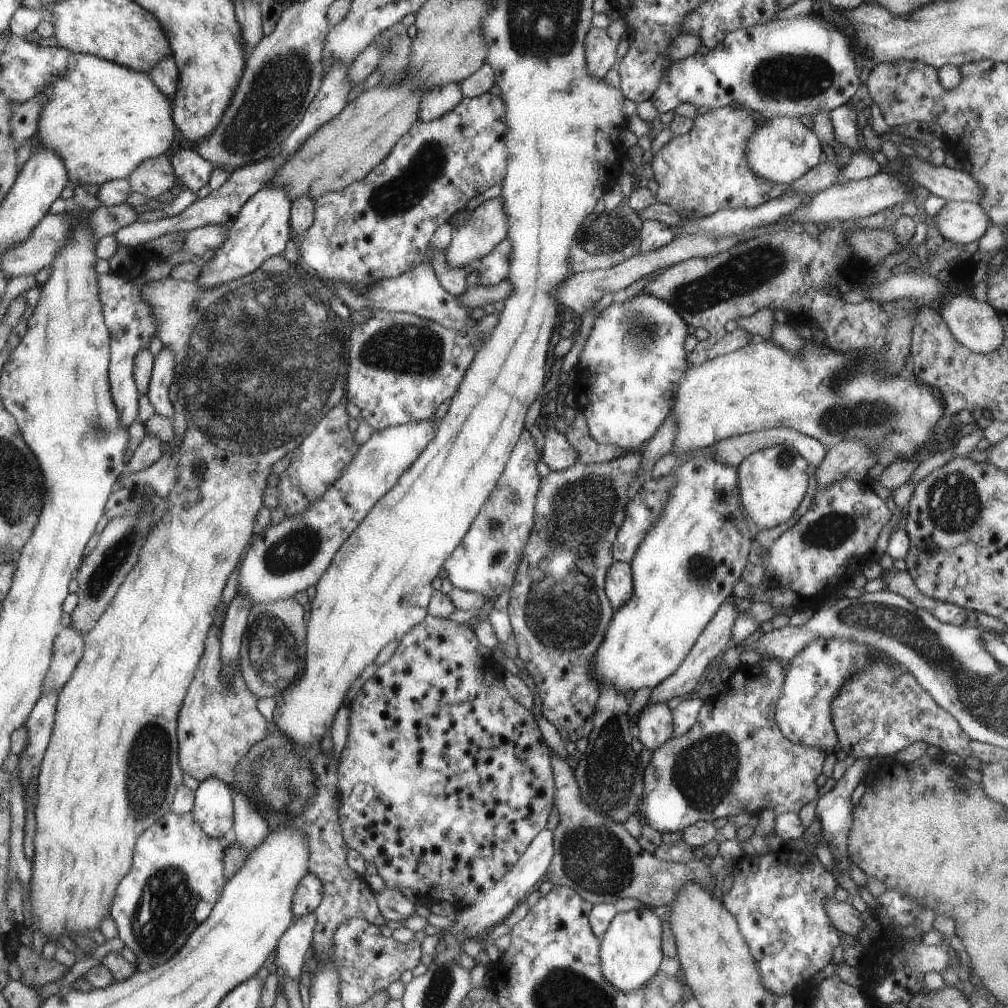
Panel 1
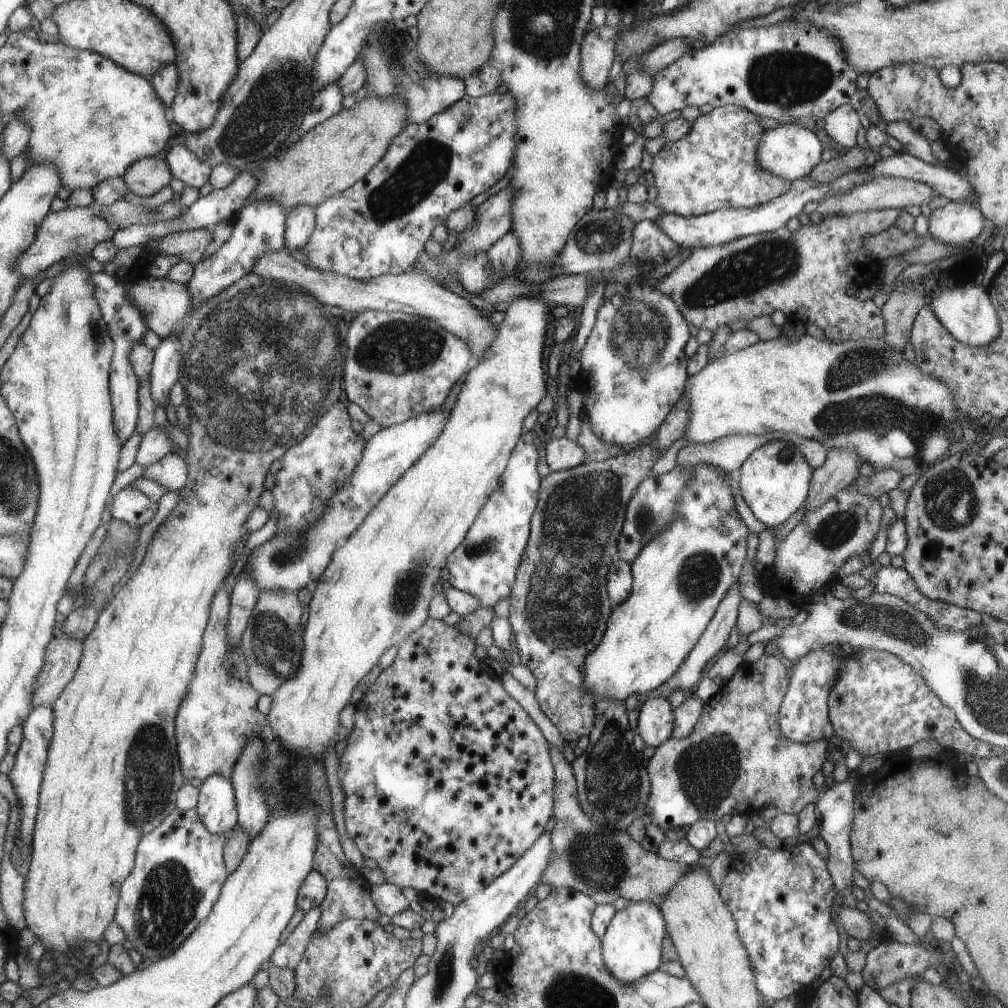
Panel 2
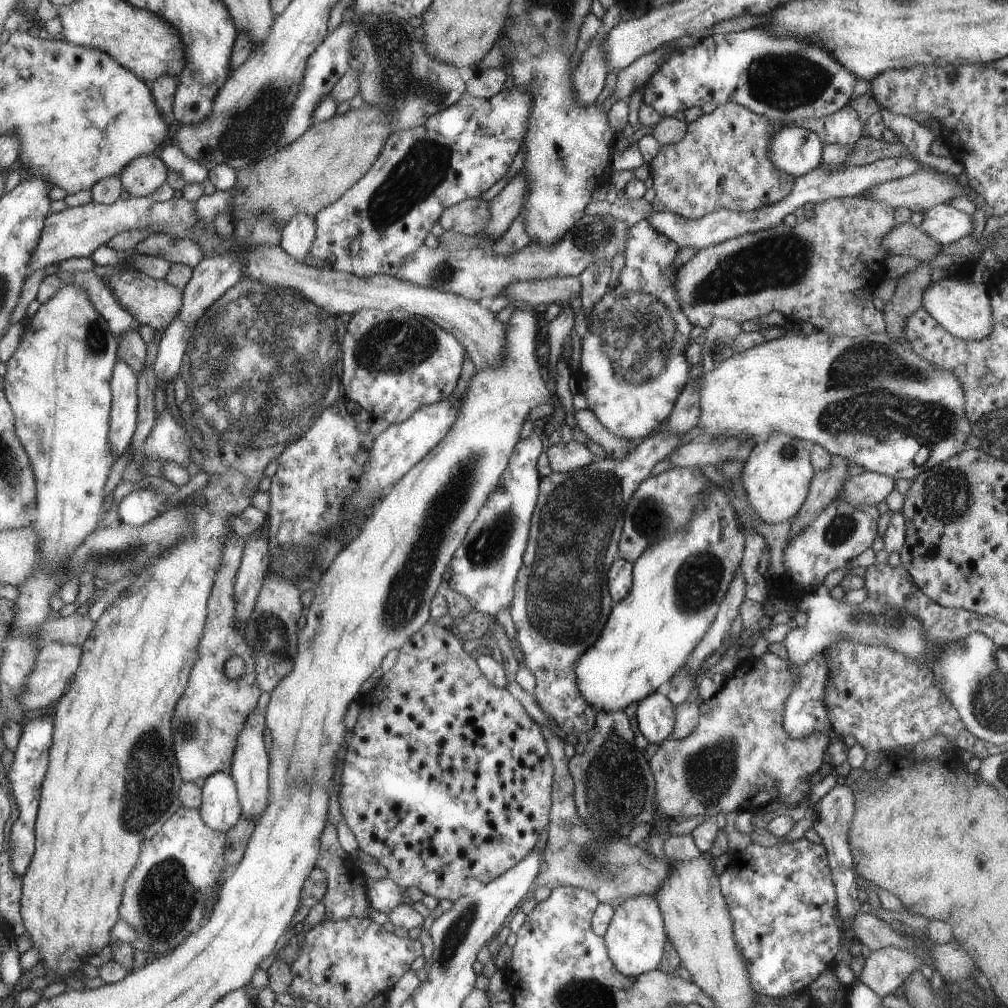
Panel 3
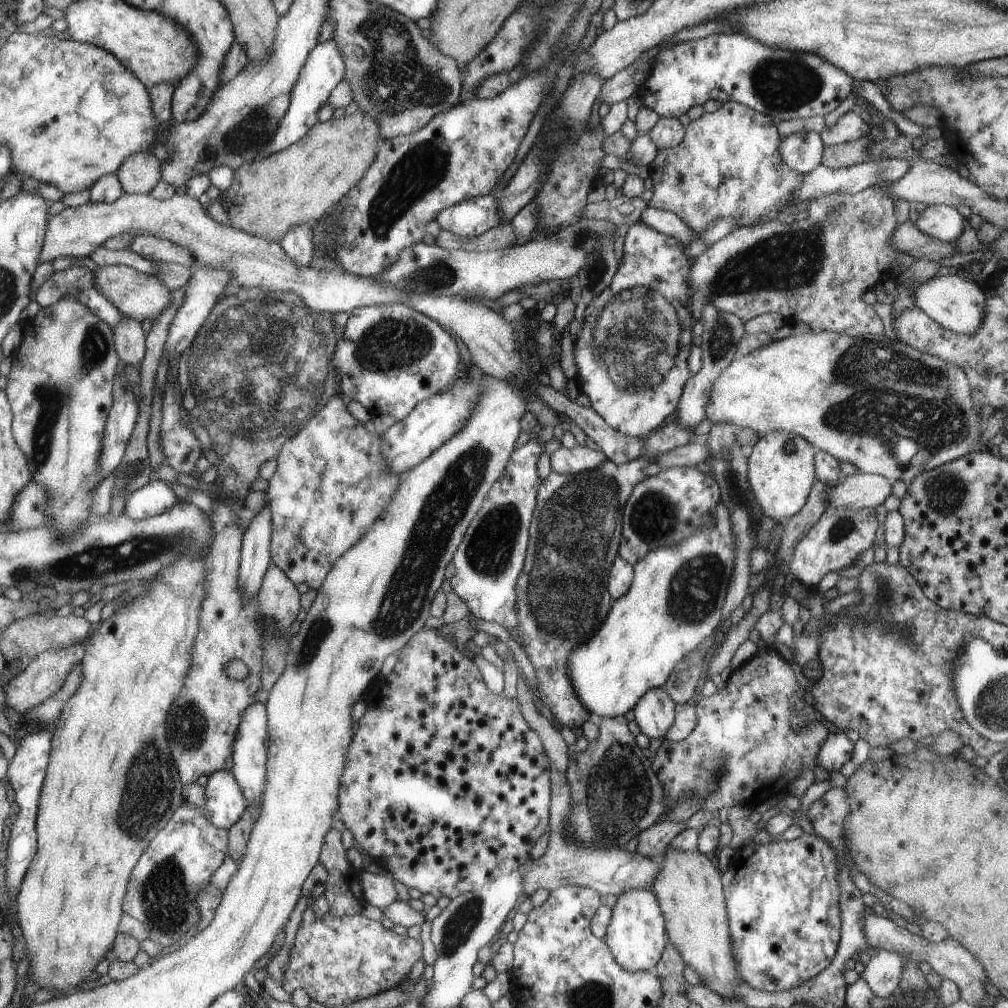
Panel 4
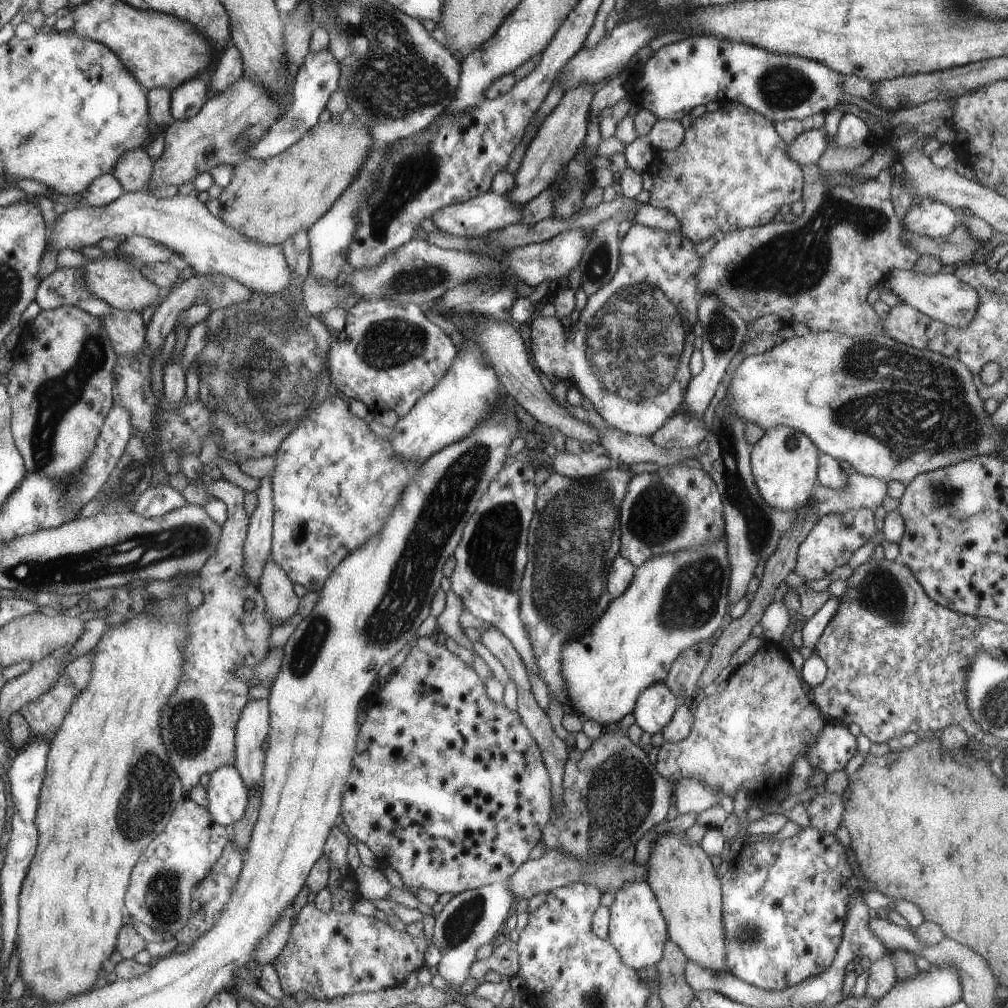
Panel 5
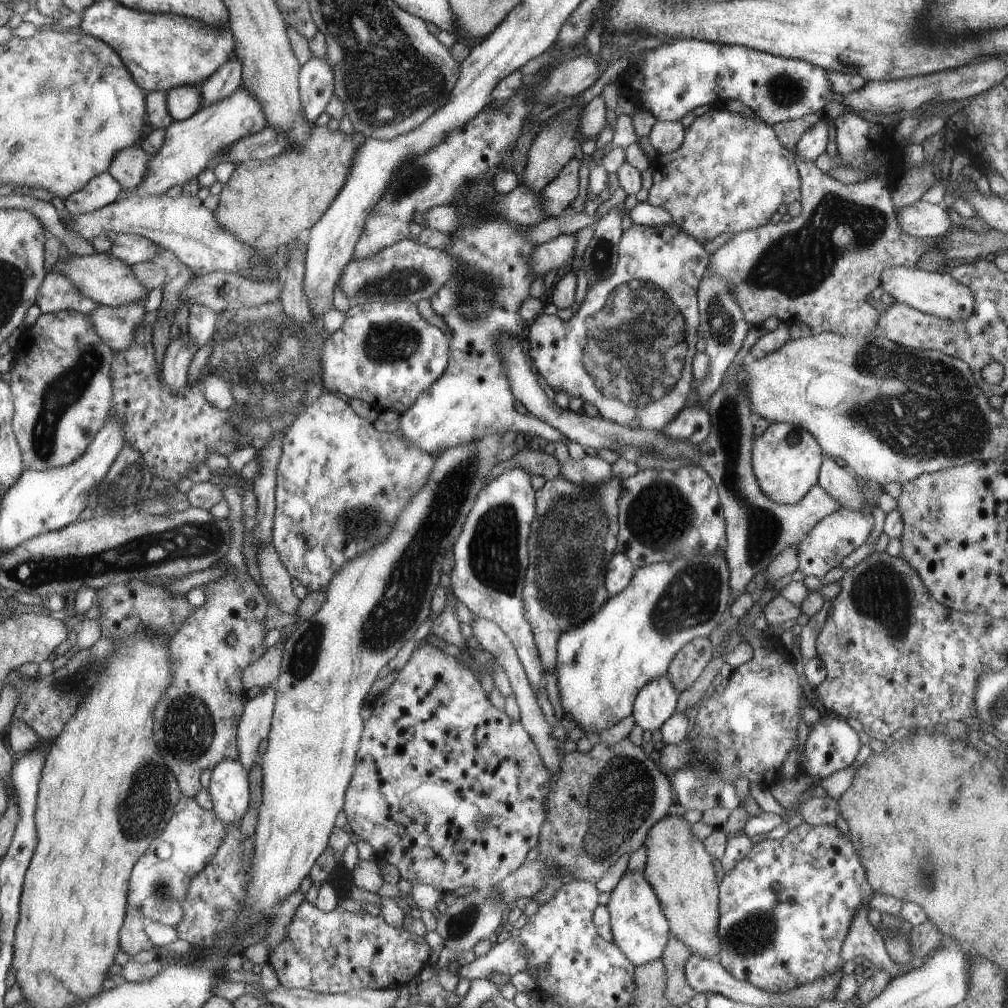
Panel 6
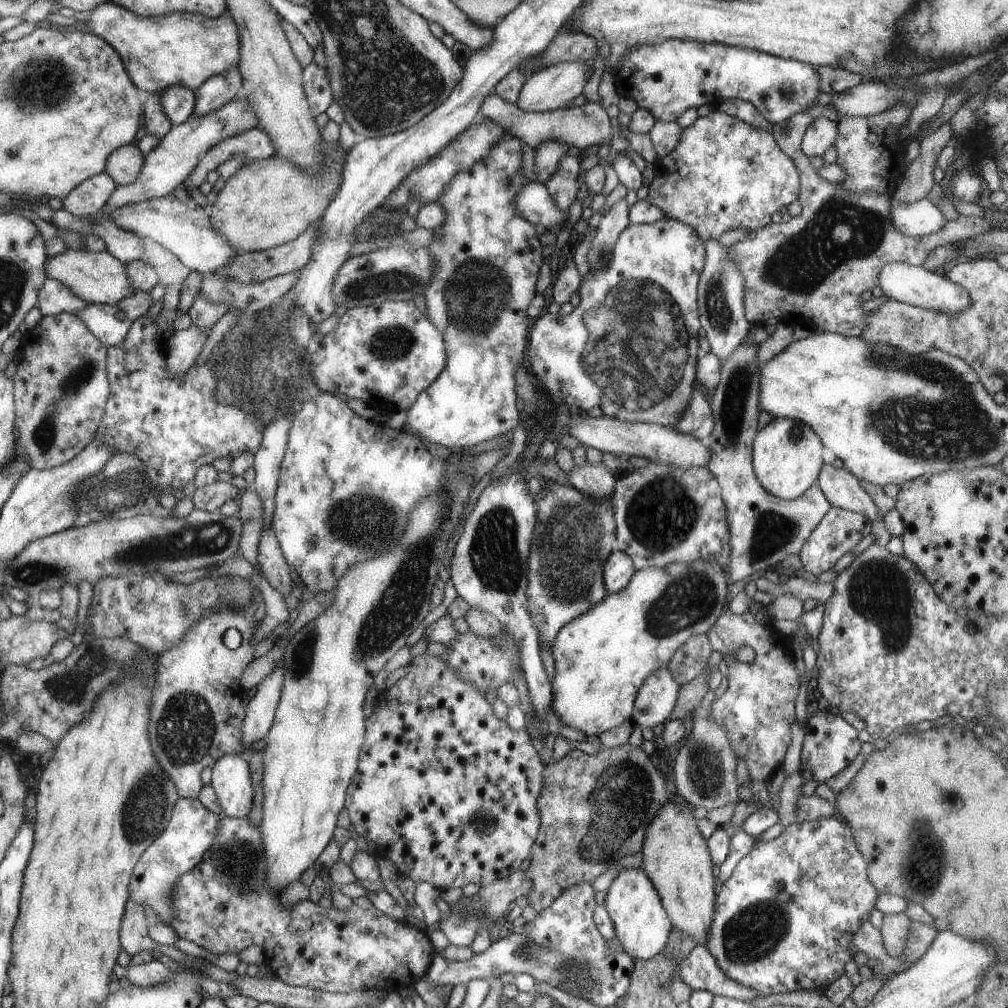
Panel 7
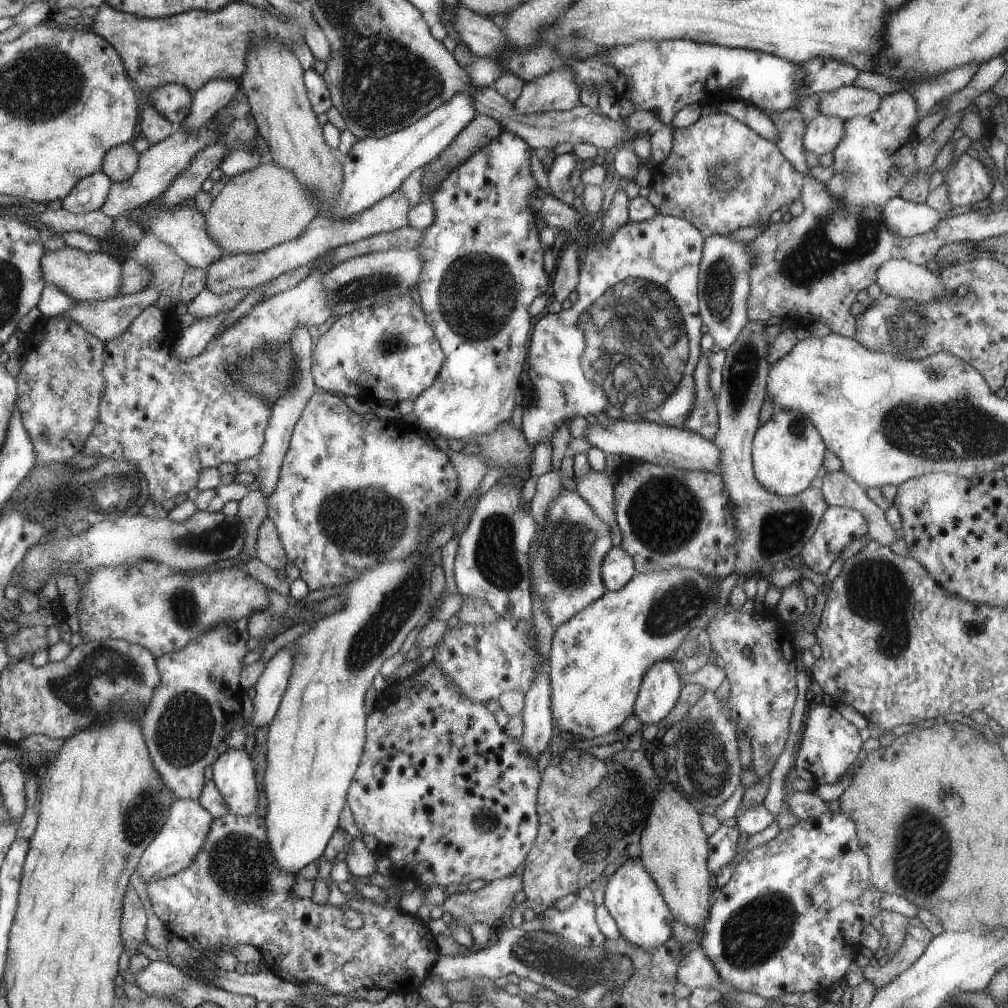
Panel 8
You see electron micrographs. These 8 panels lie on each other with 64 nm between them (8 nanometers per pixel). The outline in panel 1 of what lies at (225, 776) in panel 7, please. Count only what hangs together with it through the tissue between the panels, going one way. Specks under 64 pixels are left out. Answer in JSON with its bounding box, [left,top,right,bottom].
[190,777,233,838]

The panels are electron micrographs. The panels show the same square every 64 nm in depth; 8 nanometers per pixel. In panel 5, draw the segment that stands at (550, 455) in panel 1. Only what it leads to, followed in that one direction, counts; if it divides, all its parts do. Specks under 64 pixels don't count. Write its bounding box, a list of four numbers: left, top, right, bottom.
[552,451,612,478]

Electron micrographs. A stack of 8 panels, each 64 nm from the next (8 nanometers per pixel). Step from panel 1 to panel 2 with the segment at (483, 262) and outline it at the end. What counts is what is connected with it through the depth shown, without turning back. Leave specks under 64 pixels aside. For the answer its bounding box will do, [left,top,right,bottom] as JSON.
[485,229,519,279]

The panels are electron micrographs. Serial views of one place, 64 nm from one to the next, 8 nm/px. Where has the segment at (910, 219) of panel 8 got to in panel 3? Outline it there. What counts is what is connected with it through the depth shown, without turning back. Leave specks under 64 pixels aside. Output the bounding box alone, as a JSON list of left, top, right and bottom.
[920,204,979,245]

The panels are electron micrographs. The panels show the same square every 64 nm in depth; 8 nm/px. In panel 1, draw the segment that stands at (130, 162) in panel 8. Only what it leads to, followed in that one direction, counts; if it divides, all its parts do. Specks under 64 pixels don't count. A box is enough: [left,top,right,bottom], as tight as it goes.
[127,155,177,199]

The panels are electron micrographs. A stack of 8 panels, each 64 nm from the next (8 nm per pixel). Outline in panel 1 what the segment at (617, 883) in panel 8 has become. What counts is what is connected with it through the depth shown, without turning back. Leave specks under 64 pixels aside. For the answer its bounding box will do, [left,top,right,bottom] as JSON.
[600,908,661,992]

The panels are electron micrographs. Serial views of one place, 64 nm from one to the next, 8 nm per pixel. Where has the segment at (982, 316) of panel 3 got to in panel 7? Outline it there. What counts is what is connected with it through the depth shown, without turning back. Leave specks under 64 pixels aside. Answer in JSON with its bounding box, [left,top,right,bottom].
[878,261,970,316]

